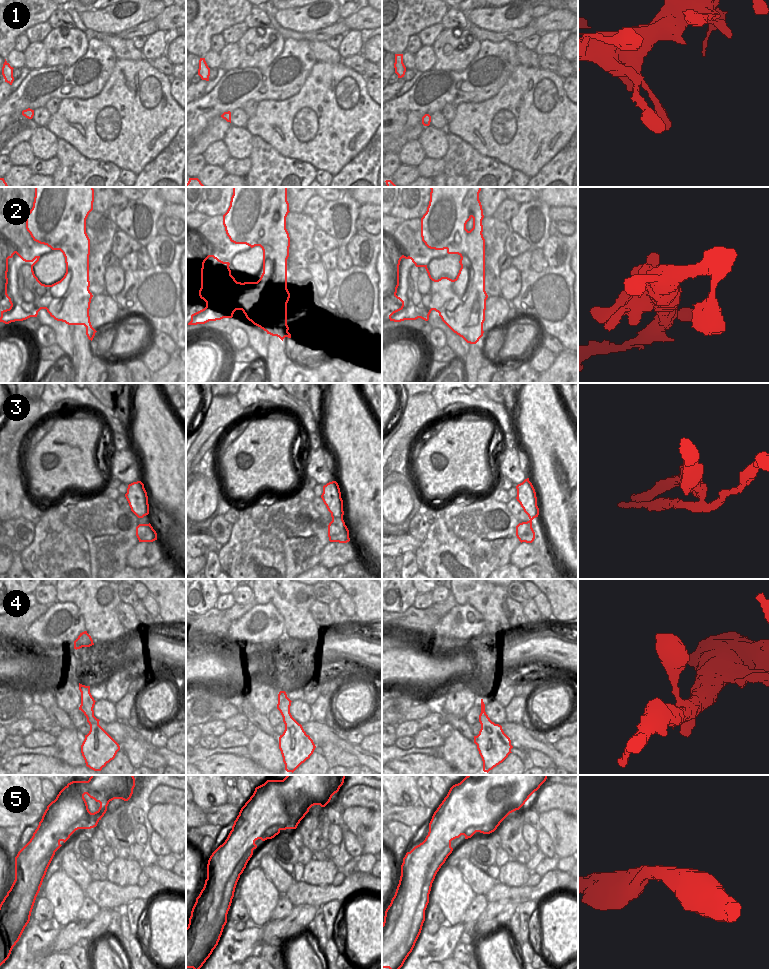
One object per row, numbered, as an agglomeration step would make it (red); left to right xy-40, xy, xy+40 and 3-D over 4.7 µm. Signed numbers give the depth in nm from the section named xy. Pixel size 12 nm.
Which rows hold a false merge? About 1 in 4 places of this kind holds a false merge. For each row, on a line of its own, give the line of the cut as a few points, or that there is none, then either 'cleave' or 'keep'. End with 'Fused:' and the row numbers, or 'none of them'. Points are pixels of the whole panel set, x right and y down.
1: no cut | keep
2: xy (235, 280), (235, 296), (229, 300), (229, 304), (242, 309) | cleave
3: xy (342, 518), (332, 521) | cleave
4: no cut | keep
5: no cut | keep
Fused: 2, 3

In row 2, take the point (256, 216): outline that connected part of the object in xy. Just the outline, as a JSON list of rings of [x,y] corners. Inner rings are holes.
[[[233,187],[230,206],[223,215],[223,225],[230,241],[246,244],[251,248],[260,246],[263,250],[263,273],[257,282],[236,282],[236,297],[229,298],[229,305],[241,309],[246,318],[267,334],[291,338],[287,325],[287,303],[290,293],[287,289],[287,259],[290,237],[286,229],[289,213],[287,187]]]

